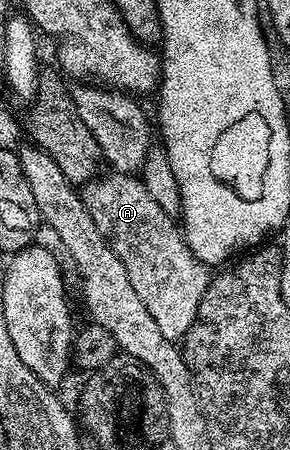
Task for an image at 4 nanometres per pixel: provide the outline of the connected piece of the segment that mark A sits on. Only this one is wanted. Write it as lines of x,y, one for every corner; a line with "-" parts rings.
112,170
110,174
100,174
98,177
92,179
90,183
82,184
81,194
84,205
89,209
89,217
93,217
97,229
105,237
105,241
113,249
113,253
117,253
117,257
121,257
121,265
125,265
125,269
129,273
129,281
133,285
133,289
137,289
137,297
141,297
141,301
145,301
145,309
149,309
149,313
153,313
153,321
157,321
157,329
161,329
161,333
165,333
165,337
169,340
182,340
188,329
195,323
197,309
201,305
201,297
205,297
205,289
209,282
208,264
193,257
189,245
181,237
180,224
176,222
172,215
165,213
165,209
161,209
161,205
157,205
157,201
153,201
153,197
149,197
149,189
147,188
146,182
138,174
117,170

